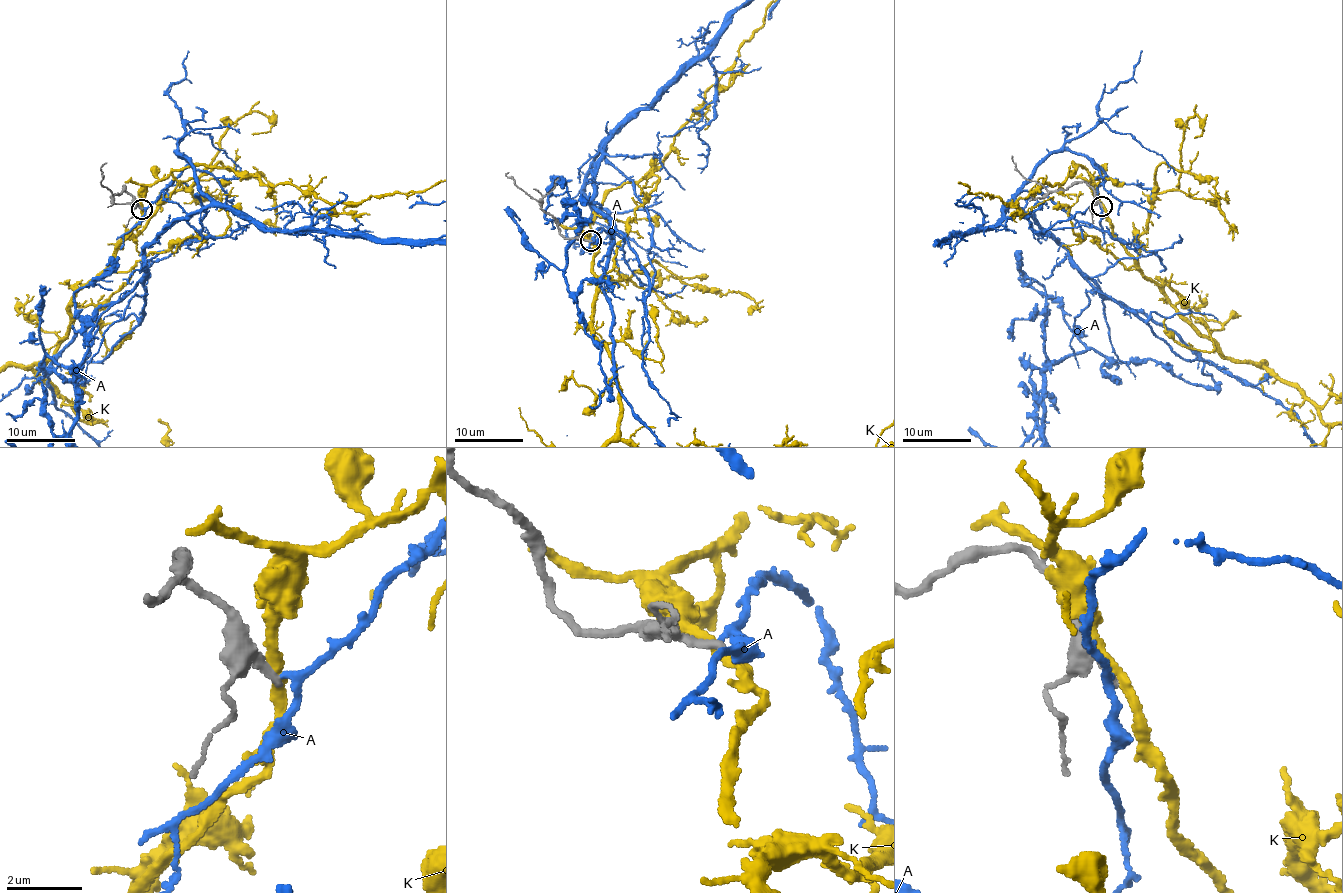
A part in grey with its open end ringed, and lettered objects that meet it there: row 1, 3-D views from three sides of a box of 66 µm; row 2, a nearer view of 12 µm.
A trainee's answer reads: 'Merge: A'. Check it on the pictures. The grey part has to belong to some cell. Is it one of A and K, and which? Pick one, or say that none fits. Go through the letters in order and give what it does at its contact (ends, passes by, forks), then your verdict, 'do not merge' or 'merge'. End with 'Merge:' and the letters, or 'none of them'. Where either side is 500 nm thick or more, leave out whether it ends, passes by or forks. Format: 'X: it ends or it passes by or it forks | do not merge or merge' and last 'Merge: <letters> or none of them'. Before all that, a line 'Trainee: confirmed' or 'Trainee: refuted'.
Trainee: refuted
A: it passes by | do not merge
K: it passes by | do not merge
Merge: none of them

